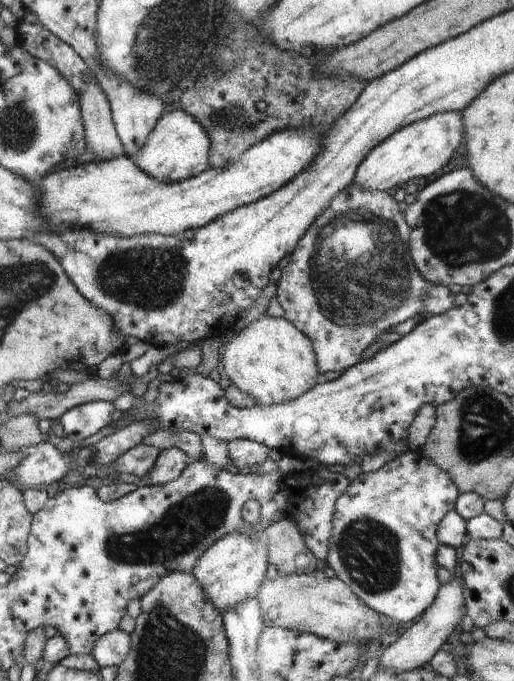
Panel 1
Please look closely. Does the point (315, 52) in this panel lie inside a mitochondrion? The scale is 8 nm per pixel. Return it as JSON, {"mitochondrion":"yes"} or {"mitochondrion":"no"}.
{"mitochondrion":"no"}

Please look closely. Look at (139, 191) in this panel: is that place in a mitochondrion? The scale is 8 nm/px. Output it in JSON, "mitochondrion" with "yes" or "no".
{"mitochondrion":"no"}

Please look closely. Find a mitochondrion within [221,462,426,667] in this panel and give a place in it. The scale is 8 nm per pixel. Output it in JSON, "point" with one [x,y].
{"point":[368,549]}

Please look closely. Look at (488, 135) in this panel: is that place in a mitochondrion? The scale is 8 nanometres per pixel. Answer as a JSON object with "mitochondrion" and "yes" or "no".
{"mitochondrion":"no"}

